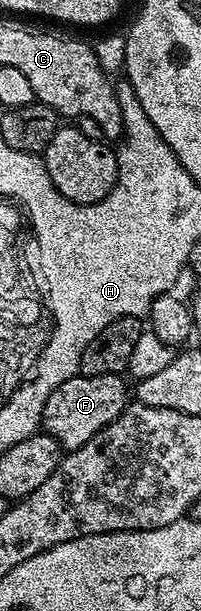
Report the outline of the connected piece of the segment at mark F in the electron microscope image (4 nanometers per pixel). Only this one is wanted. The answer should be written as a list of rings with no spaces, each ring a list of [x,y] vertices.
[[[118,373],[96,377],[70,377],[68,381],[61,383],[61,387],[57,387],[57,391],[53,391],[53,395],[49,395],[43,412],[42,428],[50,437],[57,439],[57,443],[62,445],[64,450],[85,447],[85,443],[89,443],[93,435],[109,427],[109,423],[113,423],[113,419],[117,419],[117,415],[121,415],[121,411],[127,408],[129,385],[127,389],[123,380]]]

